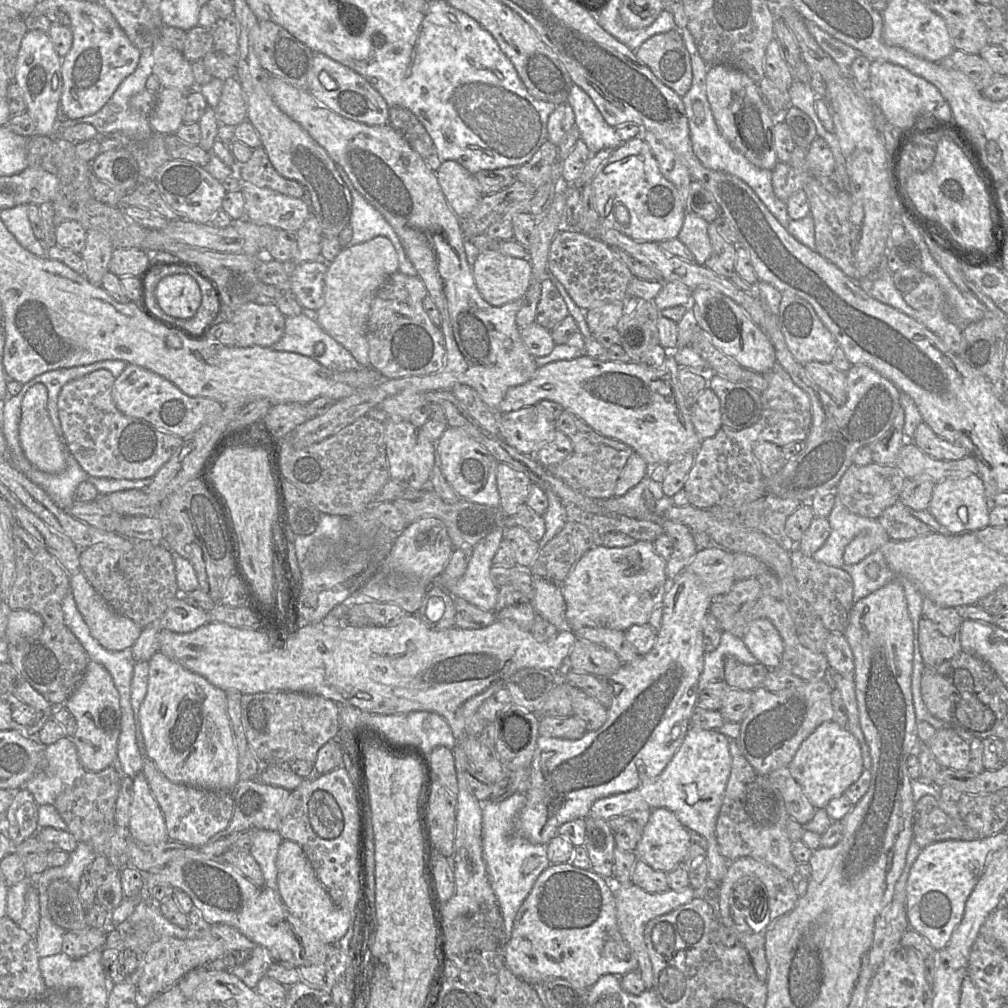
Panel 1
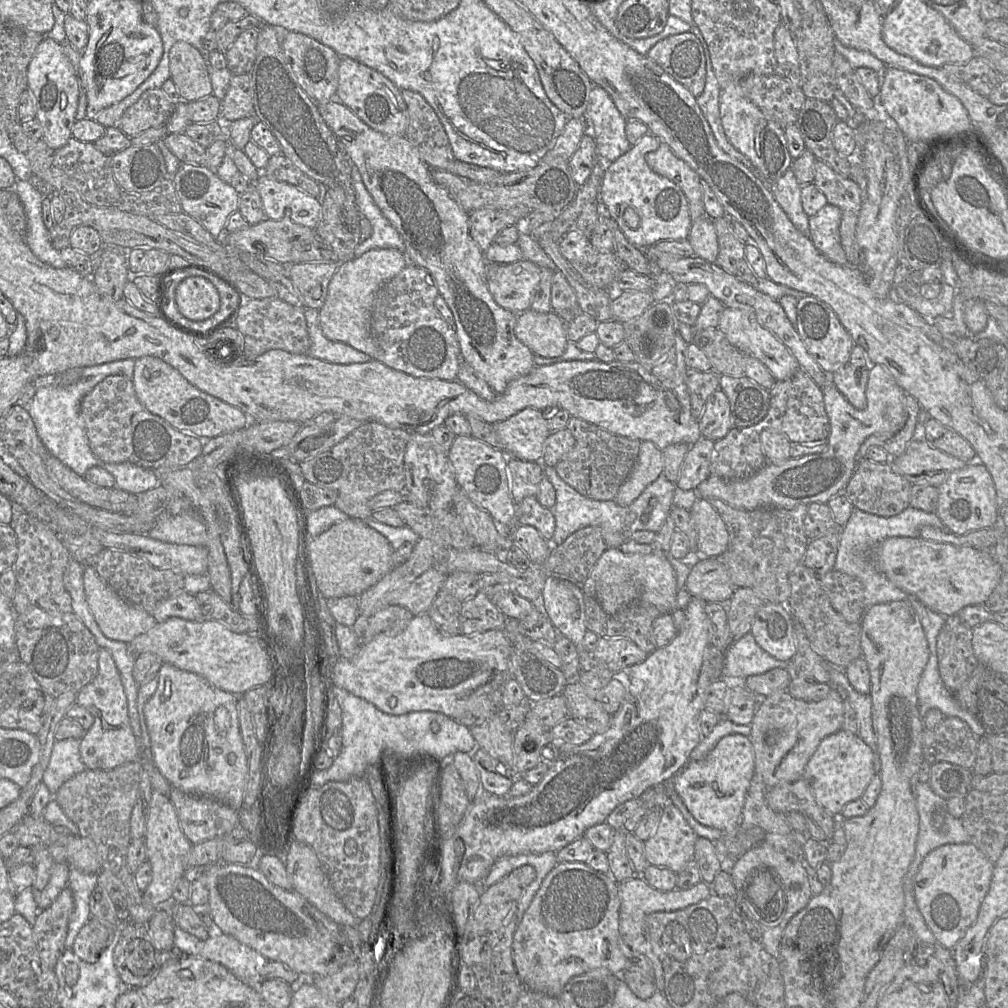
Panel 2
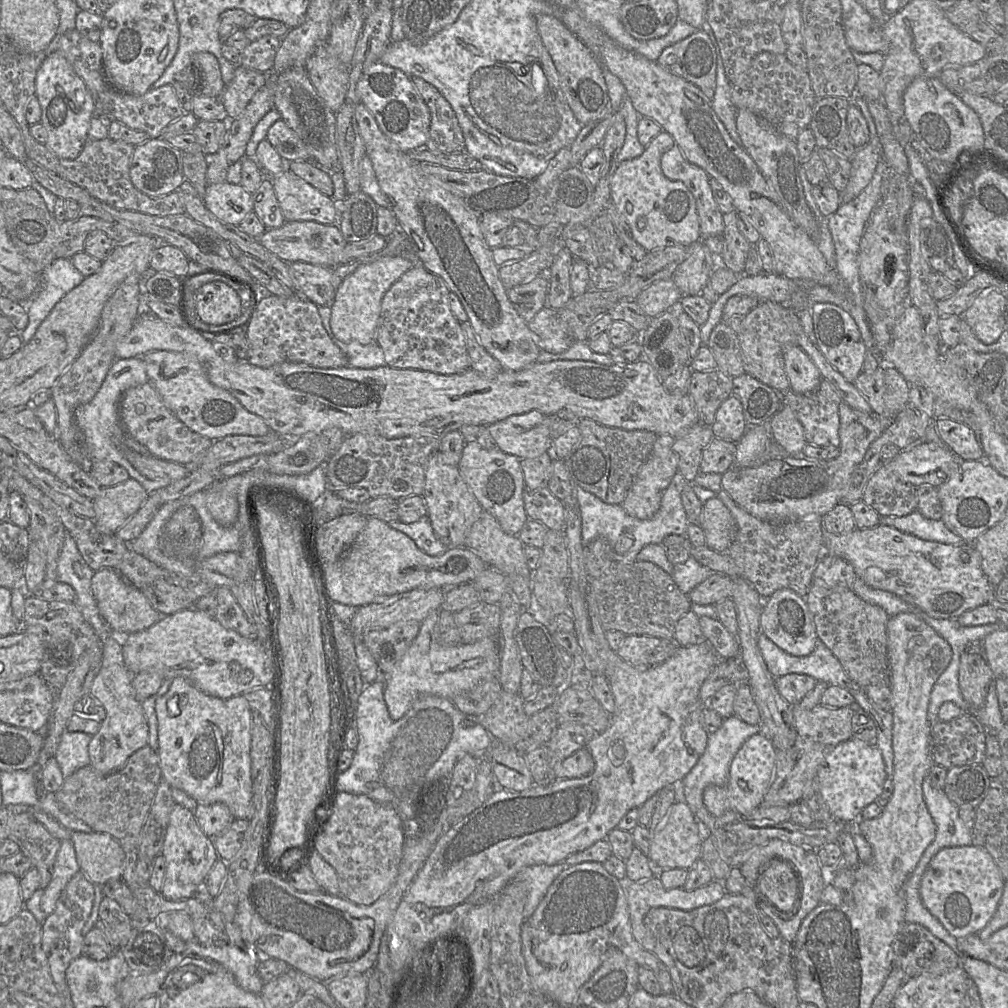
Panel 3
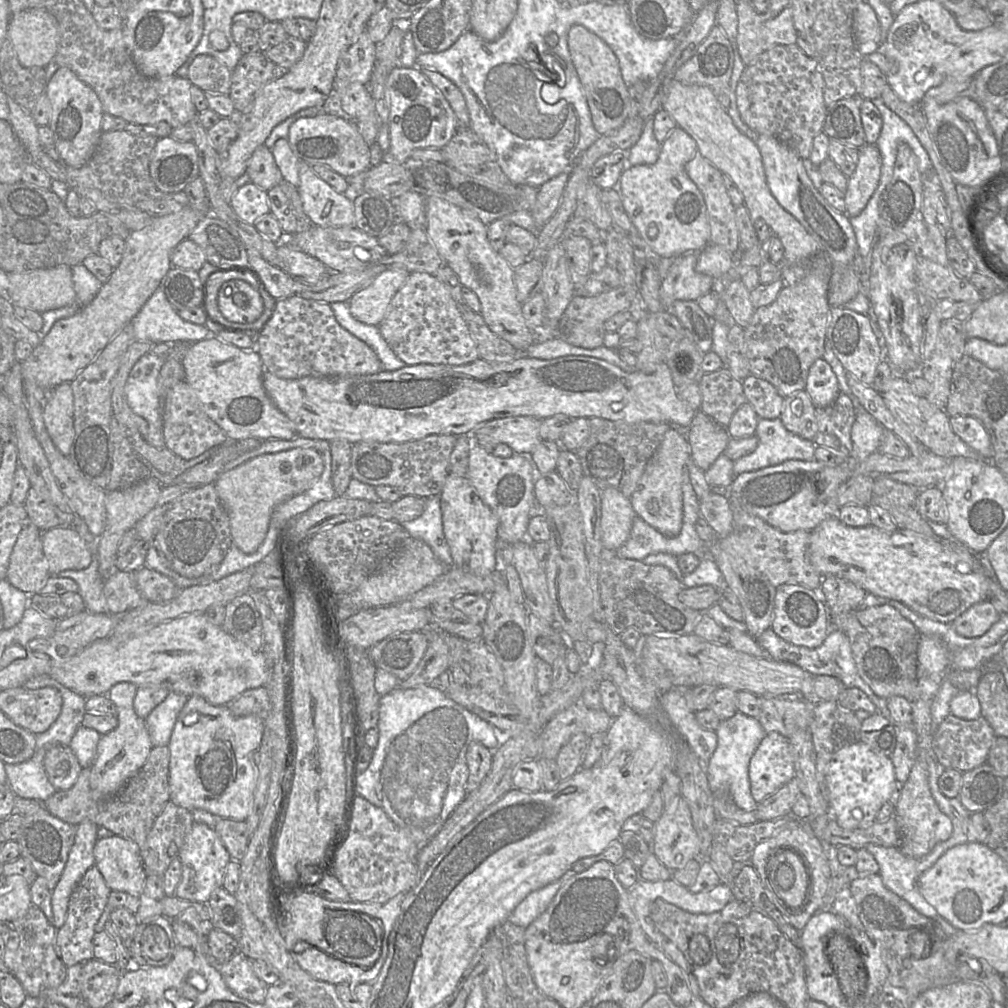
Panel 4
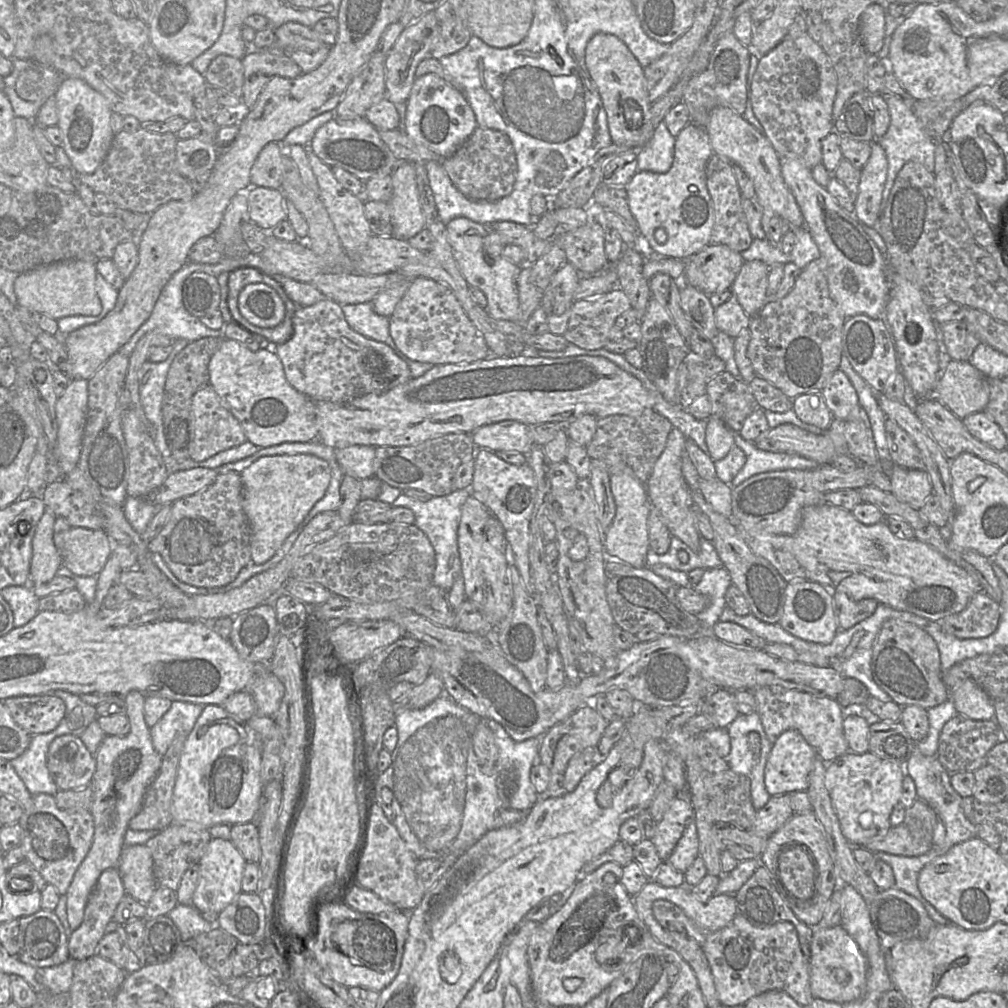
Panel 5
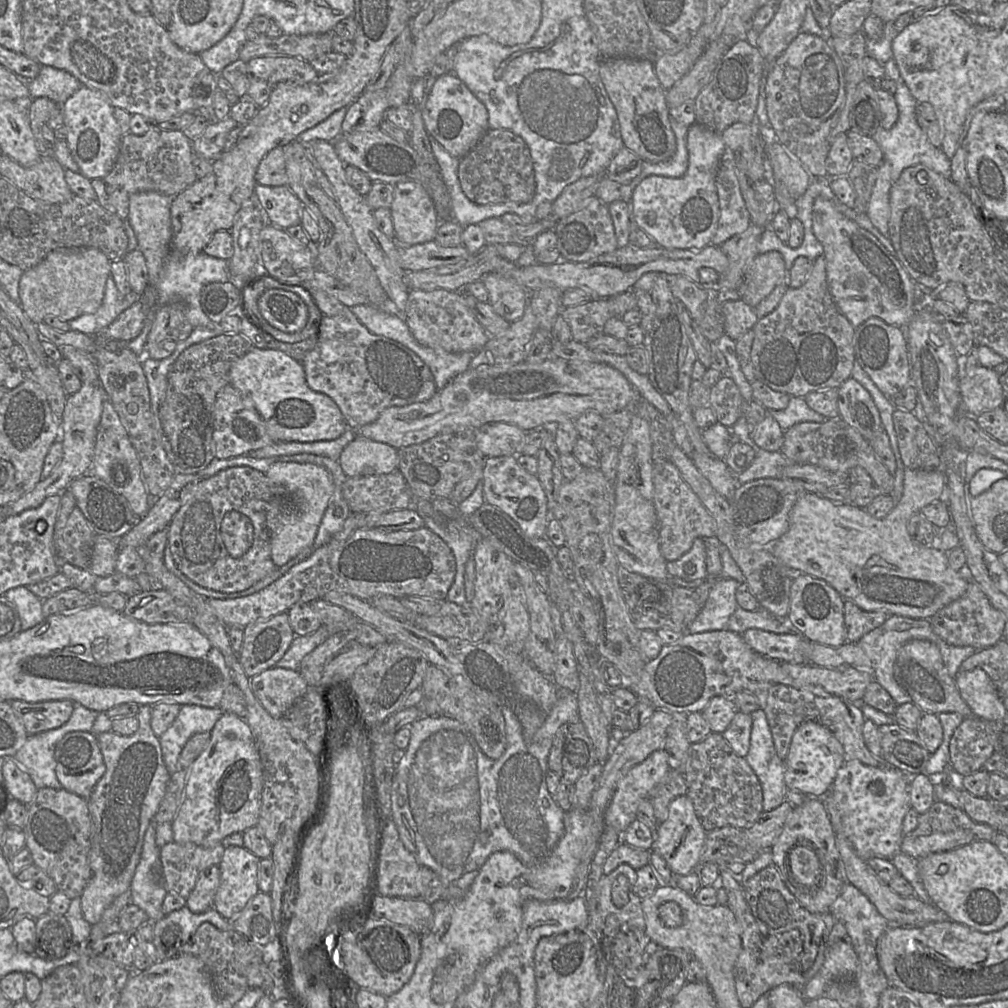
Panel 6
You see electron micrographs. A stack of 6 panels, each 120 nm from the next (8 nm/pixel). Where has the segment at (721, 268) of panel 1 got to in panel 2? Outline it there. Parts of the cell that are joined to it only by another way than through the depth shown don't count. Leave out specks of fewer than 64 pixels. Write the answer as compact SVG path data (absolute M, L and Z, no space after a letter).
M723 217L713 220L713 224L719 245L719 253L715 263L727 273L735 275L739 262L745 256L745 243L731 233Z

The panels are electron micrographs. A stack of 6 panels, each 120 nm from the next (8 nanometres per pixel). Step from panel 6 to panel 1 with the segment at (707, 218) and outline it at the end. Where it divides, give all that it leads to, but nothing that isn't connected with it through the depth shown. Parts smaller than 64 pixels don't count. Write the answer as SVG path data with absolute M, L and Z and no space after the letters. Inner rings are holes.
M637 136L614 149L612 154L599 165L591 185L595 203L605 227L613 228L638 242L659 243L678 237L686 214L683 200L676 187L661 174L650 146L642 137ZM623 204L628 208L630 215L630 223L625 226L617 220L614 213L618 206Z

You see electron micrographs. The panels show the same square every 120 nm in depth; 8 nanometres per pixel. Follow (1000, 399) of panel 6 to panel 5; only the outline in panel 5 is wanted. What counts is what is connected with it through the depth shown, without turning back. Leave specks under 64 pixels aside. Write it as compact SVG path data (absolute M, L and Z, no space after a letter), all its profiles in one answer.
M945 355L943 370L931 397L936 397L954 415L964 419L971 414L982 412L989 402L989 394L989 380L982 372L968 361L947 359Z

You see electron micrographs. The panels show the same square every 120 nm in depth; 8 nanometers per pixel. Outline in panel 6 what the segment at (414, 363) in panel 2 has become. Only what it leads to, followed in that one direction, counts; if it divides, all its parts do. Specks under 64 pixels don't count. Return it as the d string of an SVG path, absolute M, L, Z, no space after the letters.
M412 289L402 317L419 343L449 353L477 352L491 338L467 306L462 294L456 291Z

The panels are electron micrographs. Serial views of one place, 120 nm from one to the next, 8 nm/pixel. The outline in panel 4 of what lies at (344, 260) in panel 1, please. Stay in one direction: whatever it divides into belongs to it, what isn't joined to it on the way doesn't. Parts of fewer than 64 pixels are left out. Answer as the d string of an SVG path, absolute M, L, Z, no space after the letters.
M402 269L380 273L367 287L359 290L349 299L351 315L367 325L379 326L392 298L404 285L409 274Z

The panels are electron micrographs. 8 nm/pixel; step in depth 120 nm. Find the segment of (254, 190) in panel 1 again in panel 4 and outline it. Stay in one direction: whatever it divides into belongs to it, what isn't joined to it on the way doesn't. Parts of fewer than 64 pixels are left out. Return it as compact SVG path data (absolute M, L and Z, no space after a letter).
M300 161L297 186L303 208L312 223L321 227L354 227L354 203L336 192L313 170L312 165Z

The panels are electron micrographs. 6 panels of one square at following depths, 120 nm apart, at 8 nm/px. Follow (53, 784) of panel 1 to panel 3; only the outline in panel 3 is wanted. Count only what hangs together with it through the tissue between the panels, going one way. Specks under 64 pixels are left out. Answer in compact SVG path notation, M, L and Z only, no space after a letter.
M63 732L54 757L65 779L90 765L88 745L91 738L84 732Z

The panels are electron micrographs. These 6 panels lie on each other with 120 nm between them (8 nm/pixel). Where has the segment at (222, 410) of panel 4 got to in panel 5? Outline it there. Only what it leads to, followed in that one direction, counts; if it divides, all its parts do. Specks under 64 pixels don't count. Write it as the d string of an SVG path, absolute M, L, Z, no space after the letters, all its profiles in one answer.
M225 339L220 345L220 347L217 349L217 351L211 357L208 369L209 369L209 385L215 390L215 392L219 396L221 404L228 411L230 411L234 415L234 417L239 421L244 431L244 434L247 438L247 441L258 446L259 448L270 447L270 446L278 445L281 443L287 443L287 442L316 441L318 437L318 427L317 427L317 420L316 420L315 402L312 401L310 398L308 398L306 395L297 391L288 383L284 373L282 362L274 352L269 351L267 349L259 349L253 351L248 347L246 347L241 342Z

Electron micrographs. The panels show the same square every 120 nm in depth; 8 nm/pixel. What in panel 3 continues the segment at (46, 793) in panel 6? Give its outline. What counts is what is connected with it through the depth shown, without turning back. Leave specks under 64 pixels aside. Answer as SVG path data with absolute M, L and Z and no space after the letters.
M33 821L23 841L19 841L20 851L24 852L41 876L39 889L49 885L61 840L53 837L38 821Z

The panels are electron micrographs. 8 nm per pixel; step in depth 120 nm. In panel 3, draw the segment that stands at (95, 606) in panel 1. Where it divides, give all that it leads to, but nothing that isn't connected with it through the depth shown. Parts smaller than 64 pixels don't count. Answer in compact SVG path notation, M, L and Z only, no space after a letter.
M114 569L96 571L91 580L91 588L101 616L114 632L129 635L153 626L163 617L141 590Z

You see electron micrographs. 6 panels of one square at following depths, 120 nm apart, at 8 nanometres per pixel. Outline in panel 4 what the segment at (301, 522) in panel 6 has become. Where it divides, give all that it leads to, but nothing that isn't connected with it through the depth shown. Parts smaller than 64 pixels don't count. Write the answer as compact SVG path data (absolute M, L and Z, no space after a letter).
M293 448L258 456L230 471L222 472L214 486L228 514L233 543L245 554L256 552L266 538L274 508L310 489L323 470L323 458L318 451Z

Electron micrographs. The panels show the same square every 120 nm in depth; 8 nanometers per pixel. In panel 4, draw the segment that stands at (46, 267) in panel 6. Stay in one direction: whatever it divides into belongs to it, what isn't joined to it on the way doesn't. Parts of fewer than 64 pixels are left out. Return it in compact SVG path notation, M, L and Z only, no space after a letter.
M68 265L8 273L8 292L14 306L39 313L75 302L72 269Z

